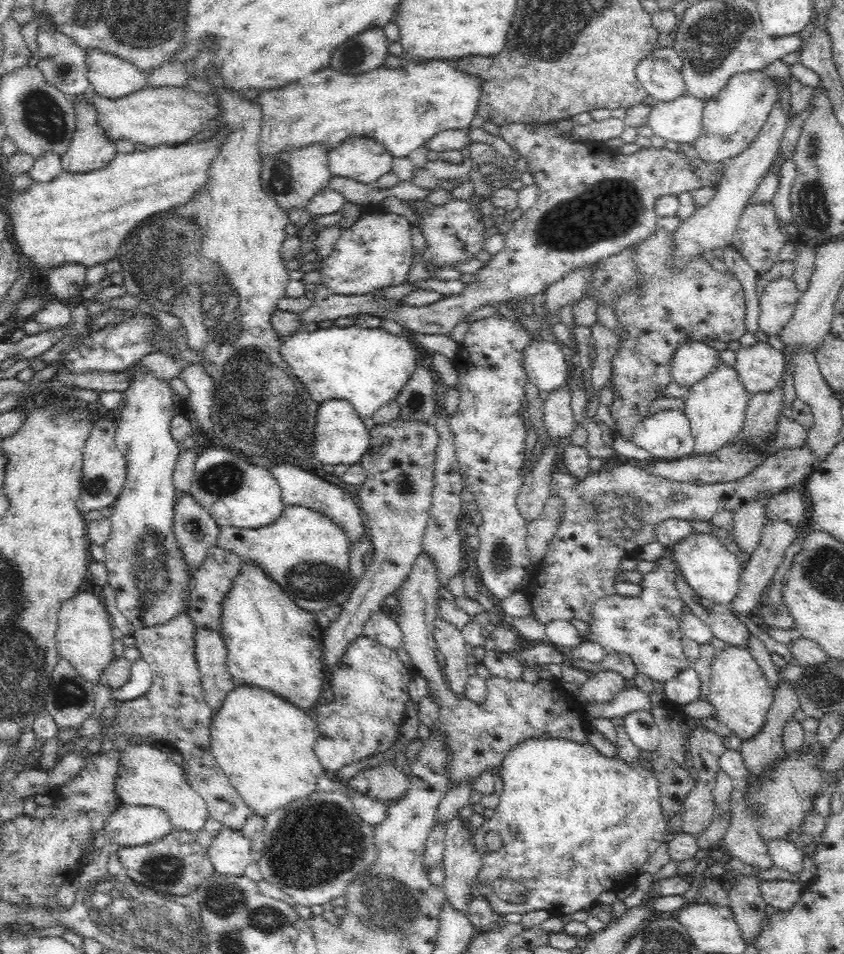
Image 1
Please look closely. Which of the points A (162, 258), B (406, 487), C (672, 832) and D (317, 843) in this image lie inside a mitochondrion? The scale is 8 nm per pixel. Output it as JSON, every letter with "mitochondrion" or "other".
{"A":"mitochondrion","B":"mitochondrion","C":"other","D":"mitochondrion"}

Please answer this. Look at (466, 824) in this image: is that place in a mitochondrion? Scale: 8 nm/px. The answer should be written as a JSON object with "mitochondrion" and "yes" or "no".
{"mitochondrion":"no"}

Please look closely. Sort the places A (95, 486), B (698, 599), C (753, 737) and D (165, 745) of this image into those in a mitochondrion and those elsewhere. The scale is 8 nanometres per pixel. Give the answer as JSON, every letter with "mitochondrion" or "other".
{"A":"mitochondrion","B":"other","C":"other","D":"other"}

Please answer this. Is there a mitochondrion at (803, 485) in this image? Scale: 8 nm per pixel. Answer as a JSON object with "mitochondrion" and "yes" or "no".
{"mitochondrion":"no"}

